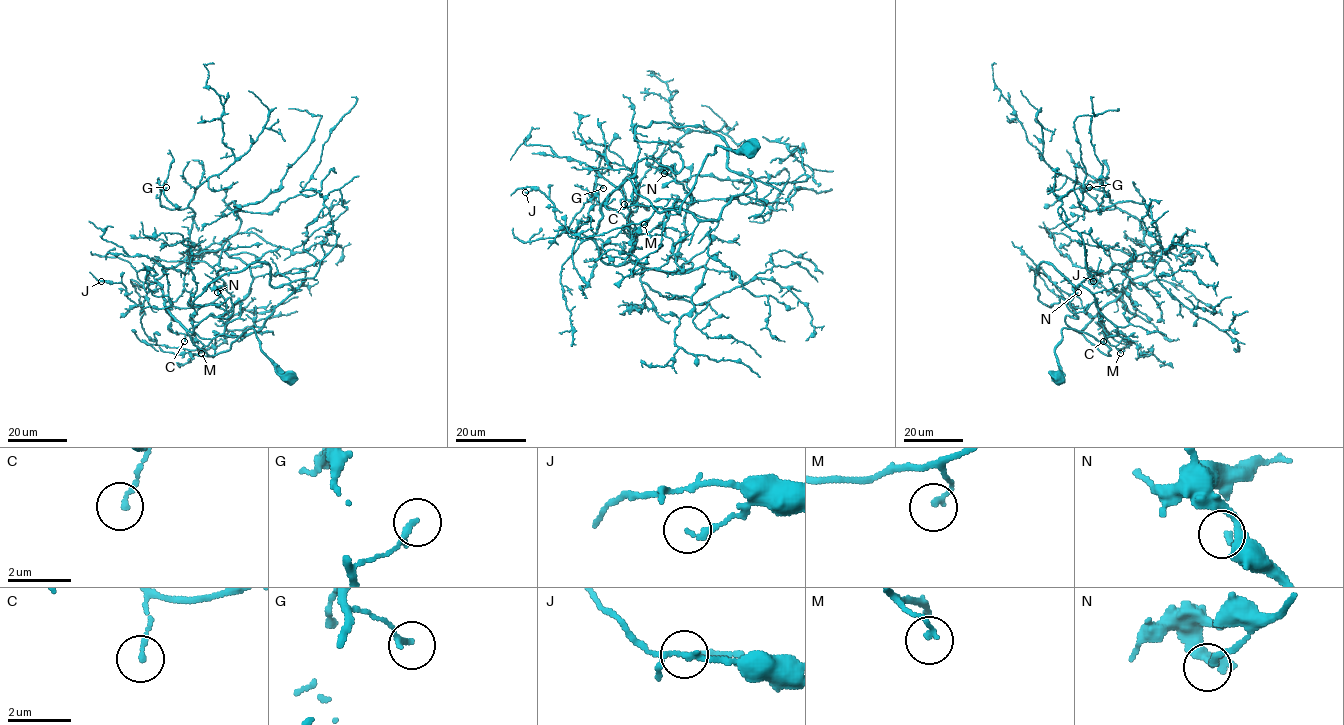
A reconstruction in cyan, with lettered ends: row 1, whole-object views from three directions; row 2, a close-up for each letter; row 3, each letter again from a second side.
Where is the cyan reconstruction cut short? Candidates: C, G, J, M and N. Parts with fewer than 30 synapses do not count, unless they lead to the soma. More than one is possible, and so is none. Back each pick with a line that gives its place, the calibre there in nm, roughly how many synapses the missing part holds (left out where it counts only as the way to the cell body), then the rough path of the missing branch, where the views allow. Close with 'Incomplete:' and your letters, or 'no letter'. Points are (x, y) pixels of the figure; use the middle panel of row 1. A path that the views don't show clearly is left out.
Incomplete: no letter

